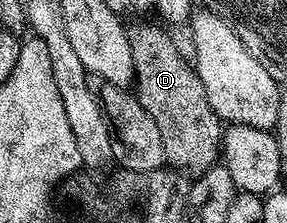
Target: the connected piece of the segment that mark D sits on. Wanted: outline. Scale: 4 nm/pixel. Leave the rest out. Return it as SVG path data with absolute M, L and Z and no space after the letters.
M138 19L135 25L127 24L126 38L128 47L132 51L132 63L134 64L134 79L132 82L132 92L136 98L136 104L144 107L148 115L156 122L156 127L160 127L160 143L164 143L164 155L167 162L175 170L197 175L208 171L219 160L222 134L224 132L223 122L212 111L212 107L206 98L204 83L200 83L198 70L194 68L189 60L182 58L182 53L178 50L178 45L161 29L161 24L153 25L150 21Z

